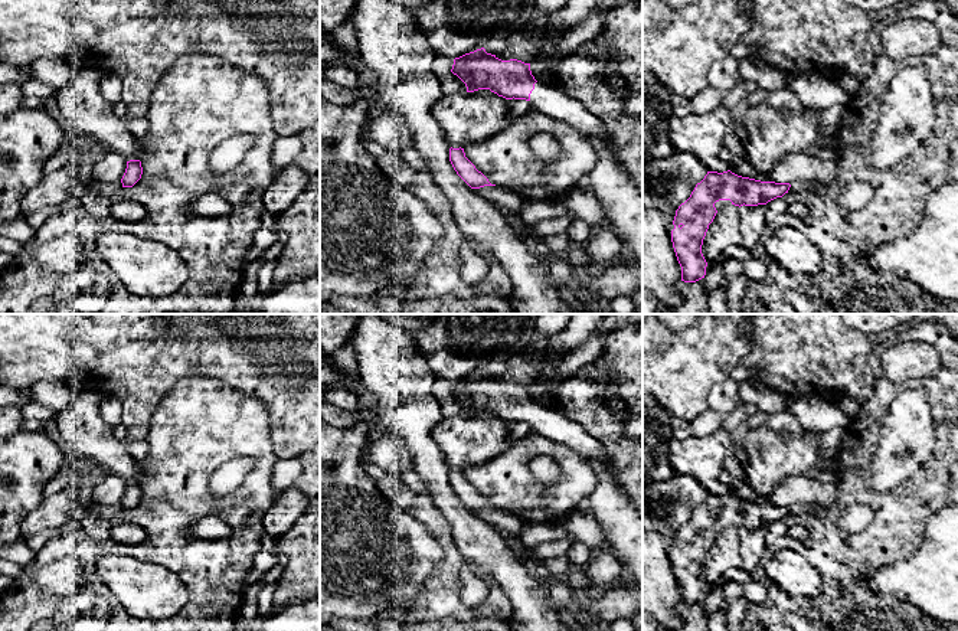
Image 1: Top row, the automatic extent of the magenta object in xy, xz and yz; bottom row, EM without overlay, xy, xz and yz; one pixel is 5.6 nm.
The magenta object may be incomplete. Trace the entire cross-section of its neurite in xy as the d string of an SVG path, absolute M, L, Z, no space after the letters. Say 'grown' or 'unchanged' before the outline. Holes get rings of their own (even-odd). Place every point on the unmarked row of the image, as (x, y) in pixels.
unchanged | M140 483L127 484L125 496L121 501L122 510L133 510L143 497L143 490Z

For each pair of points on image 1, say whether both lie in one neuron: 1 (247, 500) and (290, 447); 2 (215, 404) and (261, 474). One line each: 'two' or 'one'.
1: two
2: one

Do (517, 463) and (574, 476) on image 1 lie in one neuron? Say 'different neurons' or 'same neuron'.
same neuron

